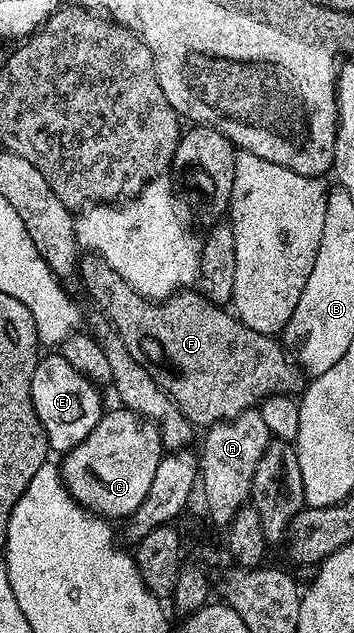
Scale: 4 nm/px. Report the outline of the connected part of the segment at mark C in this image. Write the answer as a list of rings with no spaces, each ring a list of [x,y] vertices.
[[[116,406],[113,412],[105,411],[94,428],[59,461],[60,476],[68,492],[83,508],[89,508],[98,516],[127,518],[150,492],[154,470],[162,455],[160,430],[151,419]]]

